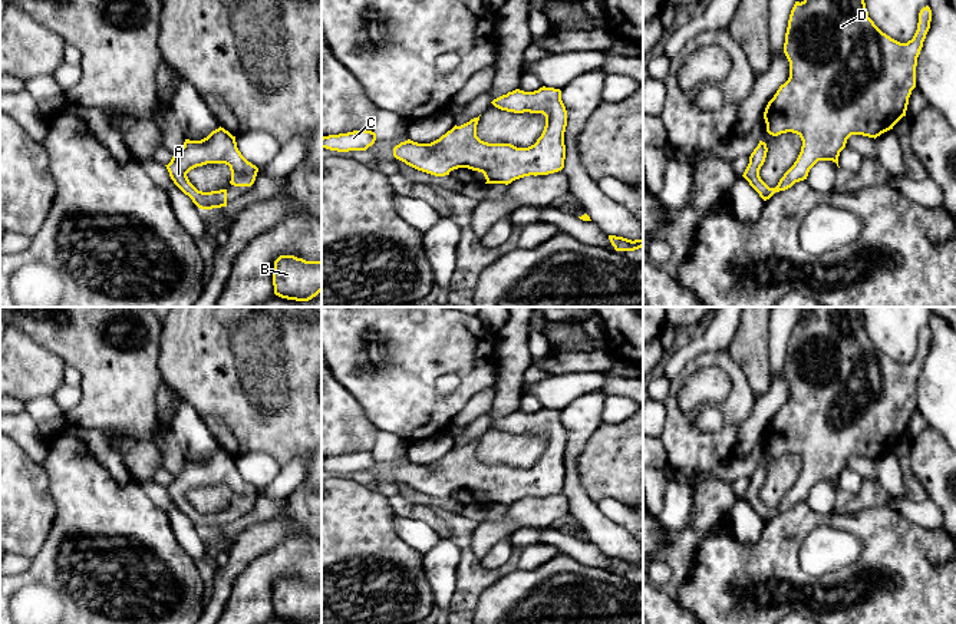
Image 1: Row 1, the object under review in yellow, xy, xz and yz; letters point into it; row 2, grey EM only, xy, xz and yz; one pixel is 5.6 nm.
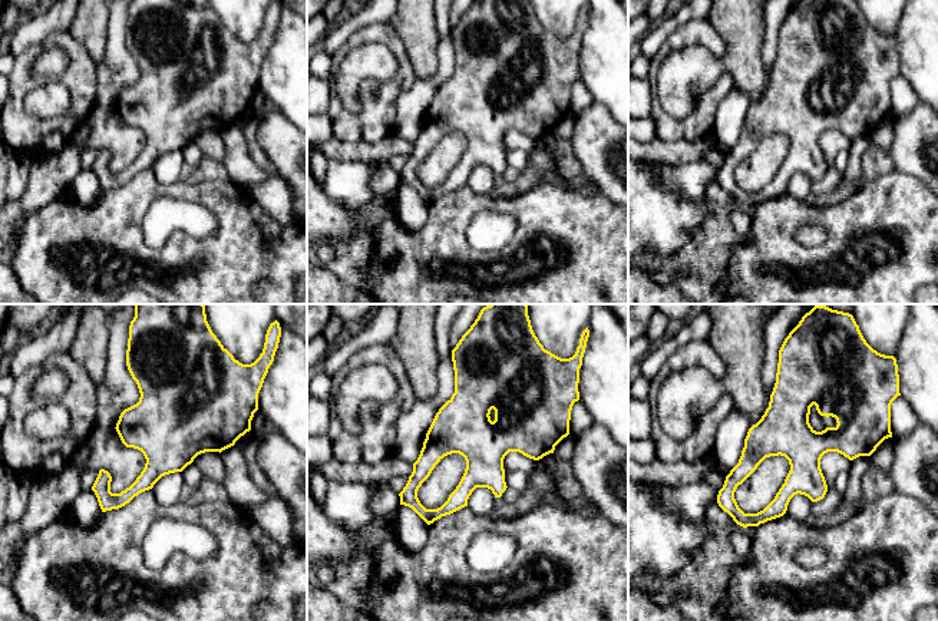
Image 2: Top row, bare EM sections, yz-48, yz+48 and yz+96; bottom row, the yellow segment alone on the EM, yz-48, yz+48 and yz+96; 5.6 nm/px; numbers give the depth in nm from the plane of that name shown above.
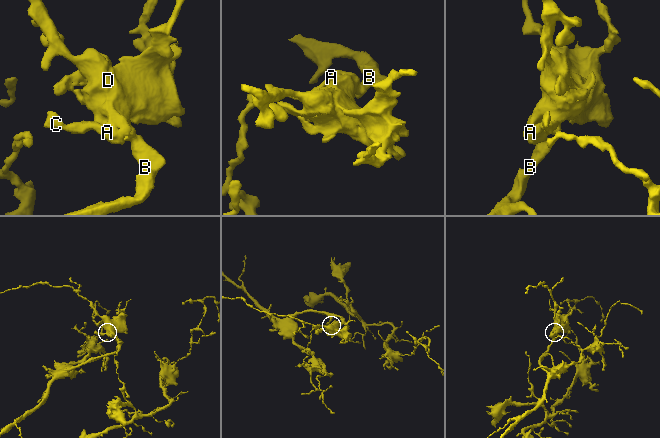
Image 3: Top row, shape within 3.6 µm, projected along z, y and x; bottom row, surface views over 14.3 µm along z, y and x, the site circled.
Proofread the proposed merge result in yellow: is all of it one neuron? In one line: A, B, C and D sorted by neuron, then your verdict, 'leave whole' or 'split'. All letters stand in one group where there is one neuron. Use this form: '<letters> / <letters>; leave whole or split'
A B C D; leave whole

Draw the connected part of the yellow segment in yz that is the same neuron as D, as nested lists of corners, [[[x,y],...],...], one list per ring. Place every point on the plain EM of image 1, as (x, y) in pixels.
[[[801,307],[801,316],[804,321],[795,323],[791,331],[784,364],[789,399],[768,423],[764,440],[769,456],[797,455],[802,468],[778,506],[769,509],[759,498],[768,473],[767,465],[759,462],[742,498],[764,522],[807,501],[818,482],[833,482],[838,488],[840,473],[851,456],[876,460],[906,438],[916,409],[917,379],[932,343],[932,331],[926,327],[919,334],[913,360],[900,364],[868,339],[863,307]]]

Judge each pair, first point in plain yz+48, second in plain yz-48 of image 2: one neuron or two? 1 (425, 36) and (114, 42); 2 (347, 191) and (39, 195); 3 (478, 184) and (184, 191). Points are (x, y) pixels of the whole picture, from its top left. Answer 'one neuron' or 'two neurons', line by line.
1: two neurons
2: two neurons
3: two neurons

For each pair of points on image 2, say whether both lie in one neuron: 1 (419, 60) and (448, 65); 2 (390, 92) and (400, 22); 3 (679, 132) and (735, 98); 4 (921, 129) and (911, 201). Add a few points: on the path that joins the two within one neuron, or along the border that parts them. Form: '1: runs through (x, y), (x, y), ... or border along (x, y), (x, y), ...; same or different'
1: border along (441, 40), (436, 73), (432, 78), (416, 81); different
2: border along (390, 22), (412, 68); different
3: border along (735, 86), (719, 103), (712, 131); different
4: border along (897, 169), (922, 182); different

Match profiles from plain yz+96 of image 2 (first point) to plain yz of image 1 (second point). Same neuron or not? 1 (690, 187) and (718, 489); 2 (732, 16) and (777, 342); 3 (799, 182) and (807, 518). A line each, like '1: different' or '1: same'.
1: different
2: different
3: different

